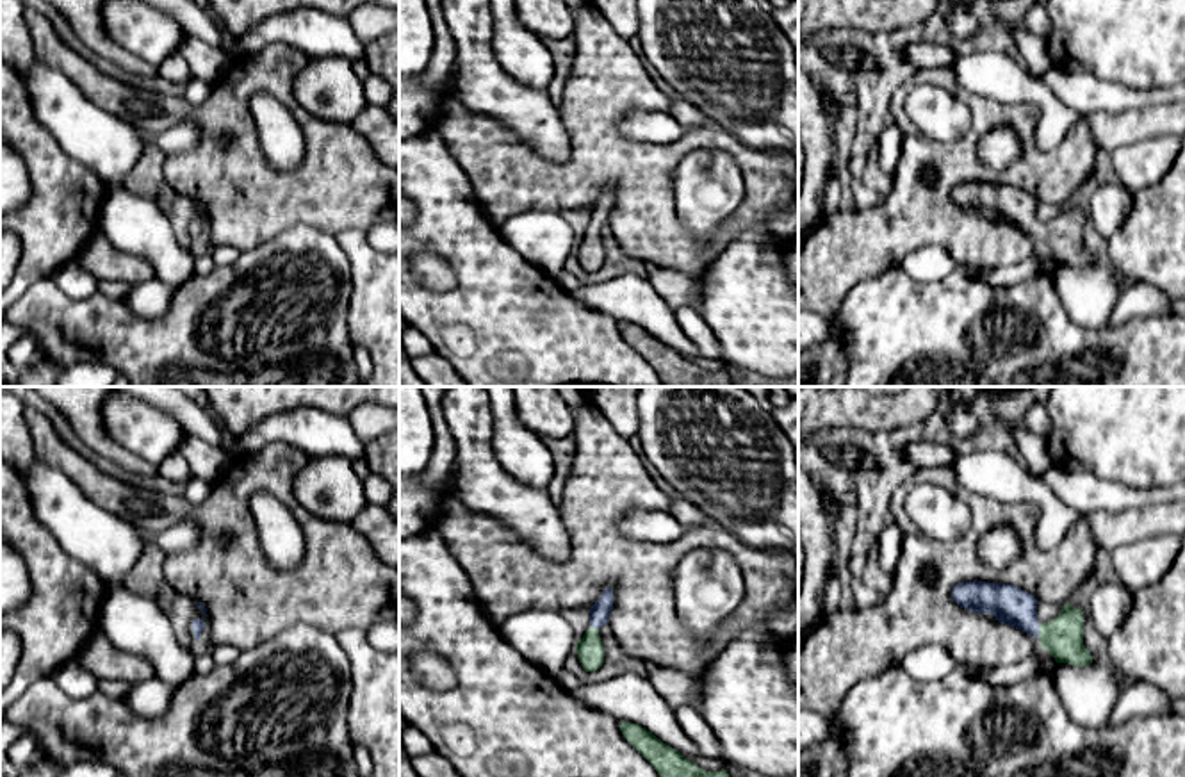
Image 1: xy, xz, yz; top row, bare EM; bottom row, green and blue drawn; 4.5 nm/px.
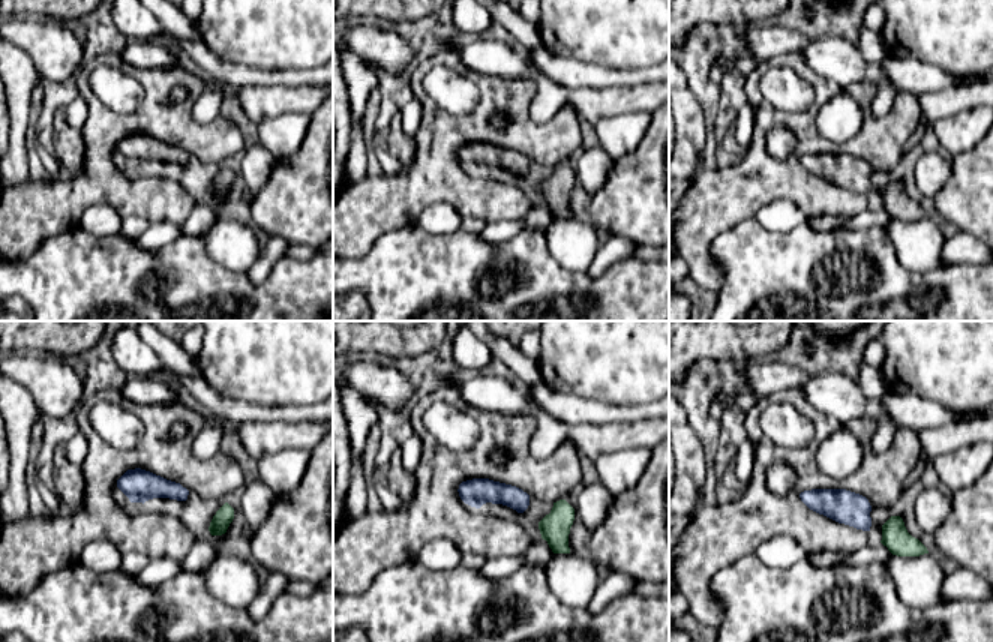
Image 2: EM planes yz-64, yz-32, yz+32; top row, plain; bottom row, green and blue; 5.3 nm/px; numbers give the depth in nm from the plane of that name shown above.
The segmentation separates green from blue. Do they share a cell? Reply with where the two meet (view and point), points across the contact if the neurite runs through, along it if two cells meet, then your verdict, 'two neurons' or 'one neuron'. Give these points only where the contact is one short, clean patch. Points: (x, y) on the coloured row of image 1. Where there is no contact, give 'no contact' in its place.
contact yz (1039, 631); way yz (1062, 637), (1039, 631), (1013, 606); one neuron

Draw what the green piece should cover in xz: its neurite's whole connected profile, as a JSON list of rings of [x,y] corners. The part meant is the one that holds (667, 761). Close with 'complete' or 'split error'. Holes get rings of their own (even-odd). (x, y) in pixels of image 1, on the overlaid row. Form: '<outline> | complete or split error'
[[[620,722],[624,738],[654,766],[659,777],[729,777],[727,770],[704,772],[645,727]]] | complete

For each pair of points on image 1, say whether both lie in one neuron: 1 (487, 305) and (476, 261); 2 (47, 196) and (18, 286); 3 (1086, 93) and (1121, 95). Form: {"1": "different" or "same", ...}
{"1": "same", "2": "same", "3": "same"}

